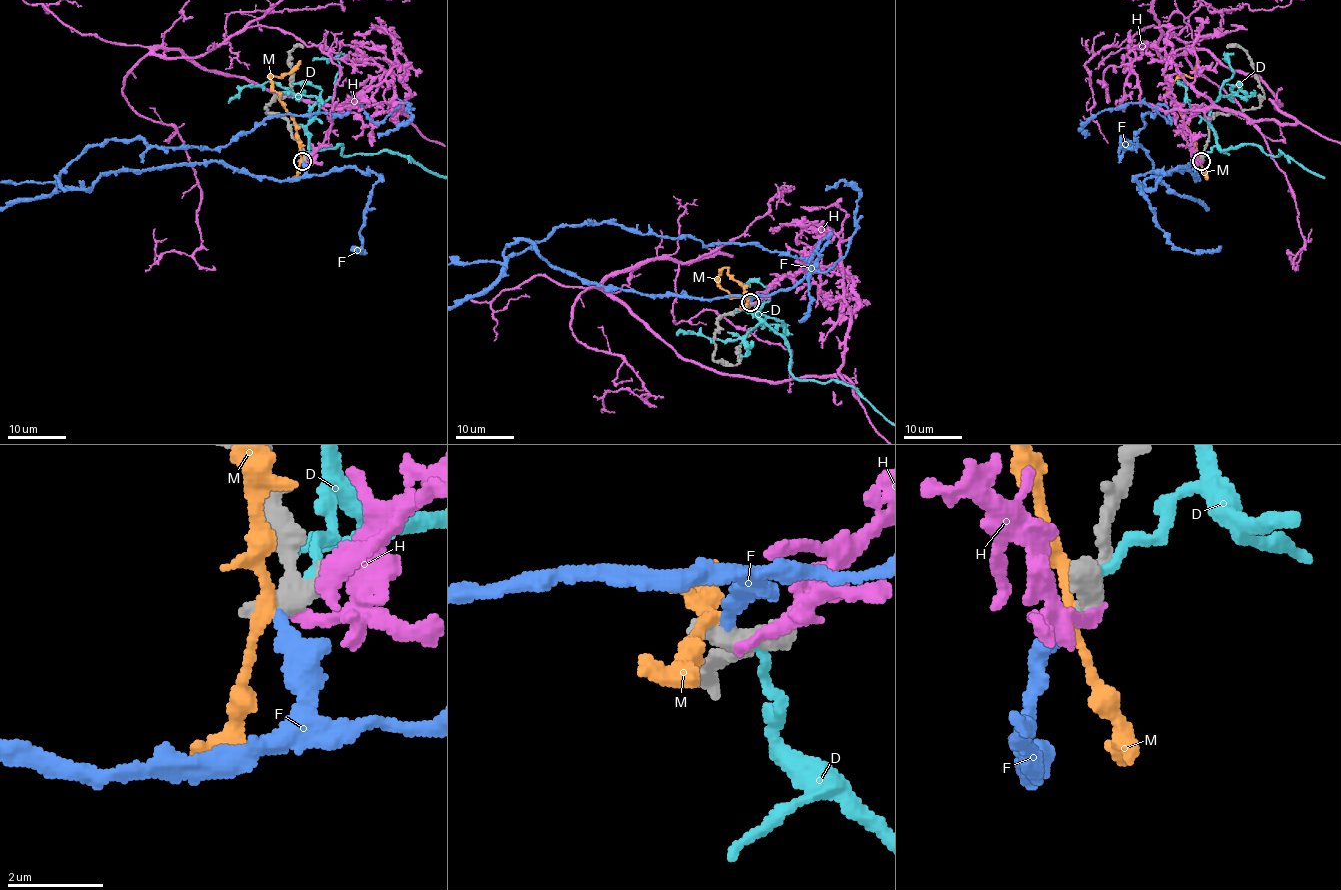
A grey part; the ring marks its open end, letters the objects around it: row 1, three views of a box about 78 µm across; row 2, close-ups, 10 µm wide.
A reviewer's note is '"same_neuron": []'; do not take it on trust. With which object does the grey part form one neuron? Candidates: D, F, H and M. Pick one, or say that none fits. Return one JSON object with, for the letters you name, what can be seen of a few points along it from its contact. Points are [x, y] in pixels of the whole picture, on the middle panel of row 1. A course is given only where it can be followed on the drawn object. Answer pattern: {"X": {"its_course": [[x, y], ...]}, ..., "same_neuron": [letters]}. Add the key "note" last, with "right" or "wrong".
{"same_neuron": ["F"], "note": "wrong"}

